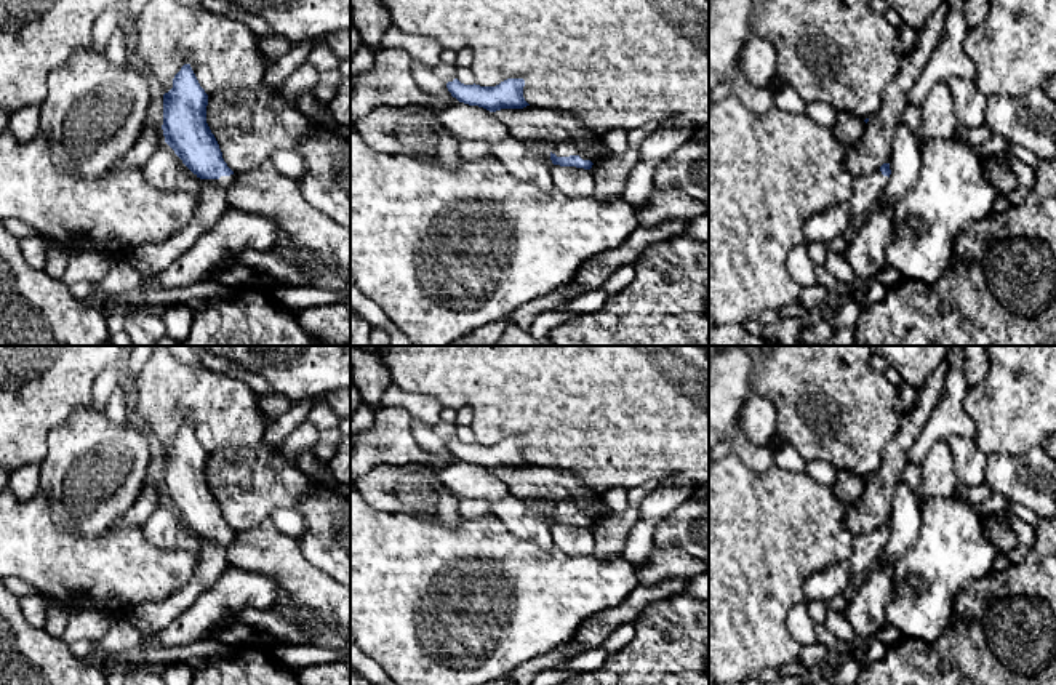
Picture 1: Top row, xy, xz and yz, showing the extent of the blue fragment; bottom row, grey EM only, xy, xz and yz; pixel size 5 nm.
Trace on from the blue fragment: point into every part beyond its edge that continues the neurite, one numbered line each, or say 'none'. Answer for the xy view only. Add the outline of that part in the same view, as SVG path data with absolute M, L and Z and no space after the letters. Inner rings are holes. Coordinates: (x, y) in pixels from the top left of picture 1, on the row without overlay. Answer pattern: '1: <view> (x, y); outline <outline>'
1: xy (226, 540); outline M230 533L230 535L221 535L219 538L211 538L211 539L229 549L235 543L235 536L237 536L235 533Z

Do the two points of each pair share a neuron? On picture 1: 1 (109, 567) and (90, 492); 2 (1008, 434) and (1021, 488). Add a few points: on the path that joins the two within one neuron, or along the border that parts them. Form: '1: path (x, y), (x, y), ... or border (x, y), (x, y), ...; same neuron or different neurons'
1: border (64, 524), (84, 535), (100, 535), (112, 525); different neurons
2: border (1039, 445), (1020, 453), (988, 455); different neurons

